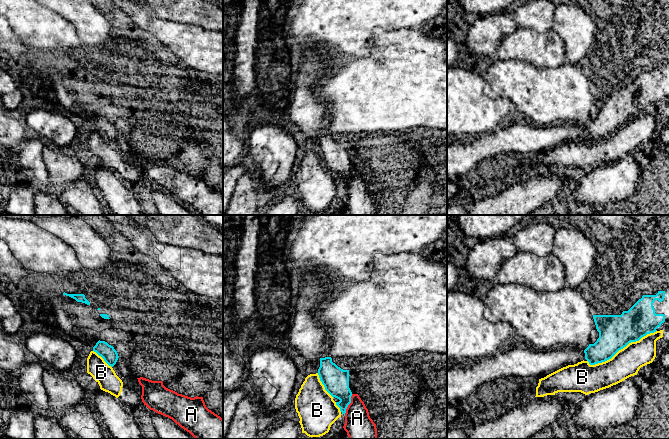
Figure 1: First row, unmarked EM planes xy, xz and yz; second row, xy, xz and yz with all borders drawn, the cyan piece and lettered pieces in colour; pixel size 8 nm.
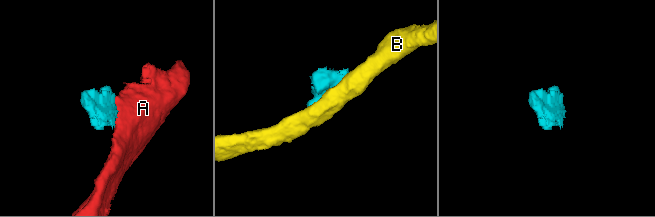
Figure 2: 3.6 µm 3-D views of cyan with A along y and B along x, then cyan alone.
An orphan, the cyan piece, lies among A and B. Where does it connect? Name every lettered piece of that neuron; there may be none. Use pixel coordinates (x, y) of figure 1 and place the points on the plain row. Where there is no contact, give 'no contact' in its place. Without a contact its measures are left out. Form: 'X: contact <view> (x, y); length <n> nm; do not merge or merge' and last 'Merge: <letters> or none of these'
A: contact xz (348, 180); length 190 nm; do not merge
B: contact yz (621, 124); length 600 nm; do not merge
Merge: none of these

